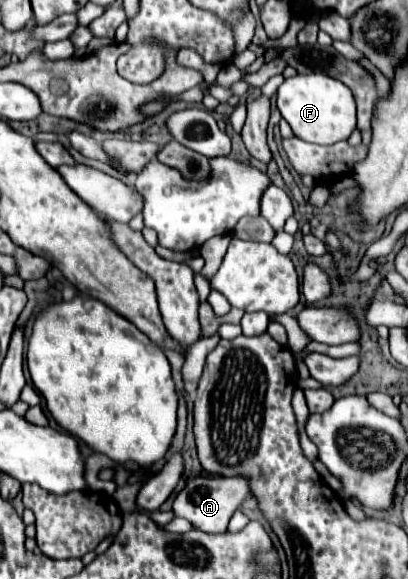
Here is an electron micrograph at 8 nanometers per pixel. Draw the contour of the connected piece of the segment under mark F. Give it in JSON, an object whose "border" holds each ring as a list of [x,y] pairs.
{"border":[[[308,72],[286,78],[278,88],[278,110],[290,124],[294,136],[312,144],[336,144],[348,140],[356,128],[356,104],[350,88],[324,72]]]}

